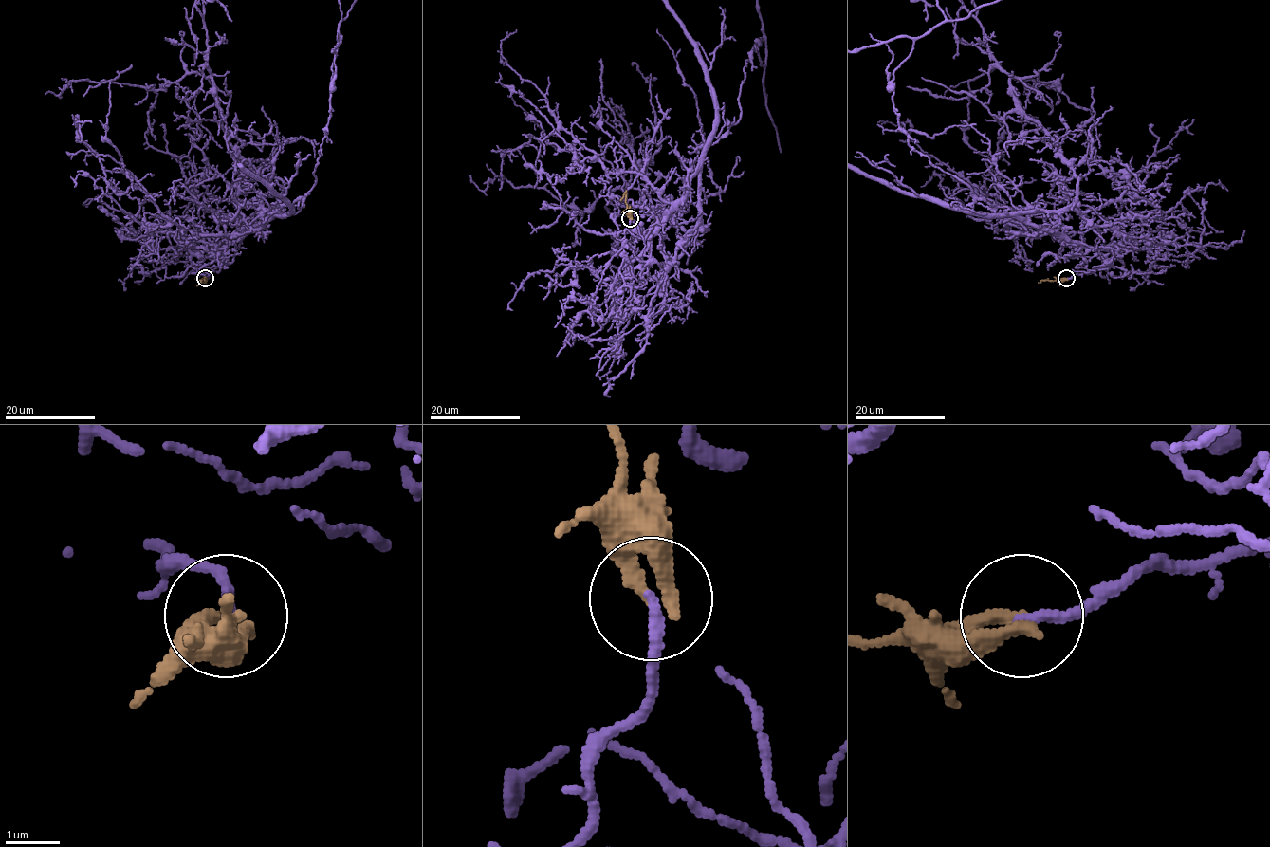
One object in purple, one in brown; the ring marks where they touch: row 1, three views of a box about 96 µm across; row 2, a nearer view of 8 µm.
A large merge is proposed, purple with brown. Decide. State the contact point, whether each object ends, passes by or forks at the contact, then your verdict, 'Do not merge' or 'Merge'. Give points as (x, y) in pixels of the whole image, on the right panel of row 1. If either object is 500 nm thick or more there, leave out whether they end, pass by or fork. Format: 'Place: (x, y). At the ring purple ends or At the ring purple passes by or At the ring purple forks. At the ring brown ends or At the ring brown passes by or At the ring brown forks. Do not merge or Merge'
Place: (1066, 278). At the ring purple ends. At the ring brown ends. Merge

